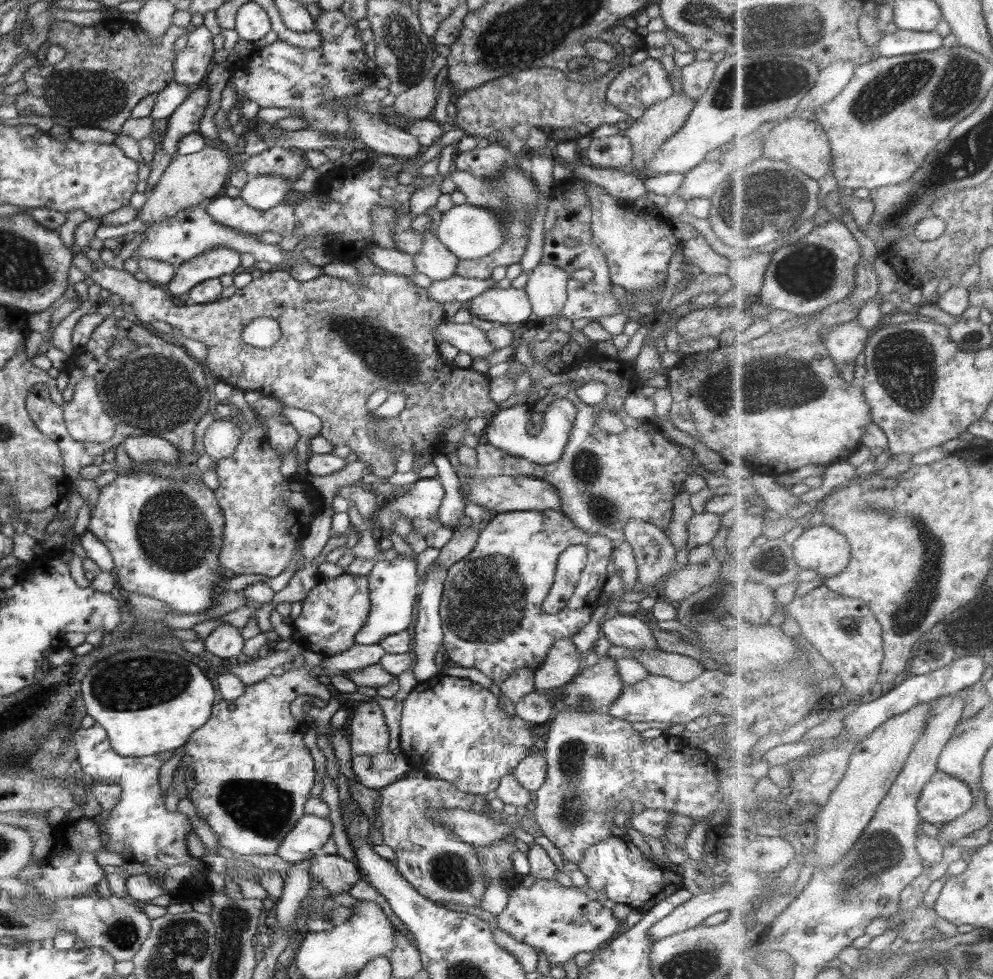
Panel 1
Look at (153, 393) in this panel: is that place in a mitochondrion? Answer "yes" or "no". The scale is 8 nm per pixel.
yes

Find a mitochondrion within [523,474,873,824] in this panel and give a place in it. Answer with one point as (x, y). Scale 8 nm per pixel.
(707, 603)

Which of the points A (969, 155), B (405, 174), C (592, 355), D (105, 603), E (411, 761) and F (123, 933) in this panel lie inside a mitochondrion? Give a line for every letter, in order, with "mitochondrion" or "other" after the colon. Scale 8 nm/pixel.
A: mitochondrion
B: other
C: other
D: other
E: other
F: mitochondrion

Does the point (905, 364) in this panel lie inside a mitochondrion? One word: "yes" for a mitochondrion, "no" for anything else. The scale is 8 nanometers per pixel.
yes

